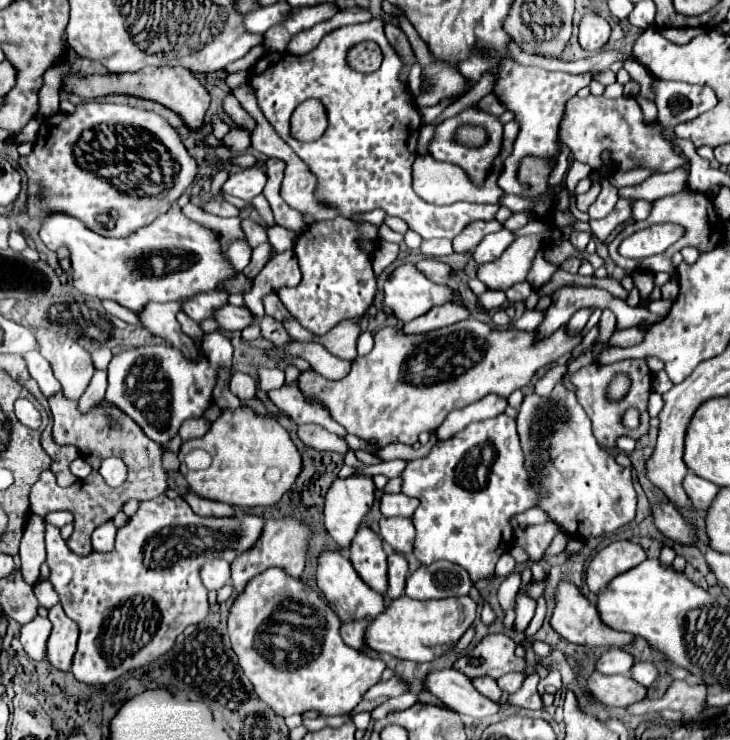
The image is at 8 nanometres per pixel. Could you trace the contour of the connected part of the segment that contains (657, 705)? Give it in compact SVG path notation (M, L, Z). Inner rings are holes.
M675 680L663 698L645 698L628 706L626 712L631 715L643 715L661 710L681 710L685 720L701 722L699 716L705 710L703 708L705 694L707 694L705 684L689 684L685 680Z

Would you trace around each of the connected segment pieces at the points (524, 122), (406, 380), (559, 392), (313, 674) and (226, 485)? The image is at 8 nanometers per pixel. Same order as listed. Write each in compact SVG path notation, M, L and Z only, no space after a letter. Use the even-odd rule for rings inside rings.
M503 58L497 62L491 72L495 72L497 80L493 86L493 94L497 100L515 114L515 122L519 124L519 134L515 138L515 148L511 156L505 160L503 172L497 178L497 184L501 186L503 192L509 194L521 194L525 192L525 184L519 184L517 180L517 168L521 158L525 156L555 156L559 152L557 144L557 132L559 132L559 122L561 114L565 110L565 102L577 94L577 90L589 86L593 74L567 74L567 72L547 72L539 67L523 66L511 58Z
M467 318L453 326L413 336L387 326L375 334L373 350L367 356L353 360L349 376L333 382L325 380L313 370L301 372L299 390L307 394L307 400L325 406L325 410L329 410L333 420L337 420L337 424L341 424L347 430L347 434L355 434L357 438L373 442L377 448L399 442L403 434L403 444L413 446L421 432L437 430L451 410L461 410L487 394L499 394L507 398L511 392L525 388L539 368L555 362L565 354L571 354L571 350L581 342L581 336L569 336L565 328L561 328L541 342L533 340L533 332L519 332L513 328L491 328L489 324L483 324L475 318Z
M557 382L549 398L525 396L517 416L517 432L533 484L549 492L539 506L565 534L585 540L615 532L635 518L637 495L631 469L619 466L595 442L589 416L563 382Z
M269 568L255 576L243 594L239 594L229 614L229 636L239 666L255 686L257 696L269 704L279 716L303 714L307 710L319 710L323 716L349 714L363 698L363 694L379 682L385 662L377 656L363 654L349 648L339 634L341 620L329 602L319 592L309 588L301 578L285 574L281 568Z
M241 406L237 410L223 410L203 438L183 442L179 450L179 461L180 472L195 494L243 508L277 504L281 496L291 490L303 470L301 454L289 438L287 430L273 416L257 416L249 406Z

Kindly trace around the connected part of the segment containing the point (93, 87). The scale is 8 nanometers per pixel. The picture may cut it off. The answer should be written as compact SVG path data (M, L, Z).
M181 66L145 68L137 74L105 74L105 76L67 74L65 76L65 90L75 92L85 100L115 94L115 92L143 96L143 98L161 102L163 106L171 108L171 110L181 115L185 124L196 133L199 133L203 126L203 118L211 101L208 91L202 86L201 82L191 71Z

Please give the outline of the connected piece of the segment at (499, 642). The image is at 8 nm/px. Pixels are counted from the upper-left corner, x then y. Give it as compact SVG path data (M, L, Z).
M487 634L469 654L459 656L453 668L469 680L479 676L501 678L507 672L525 670L525 658L515 656L515 642L507 634Z

